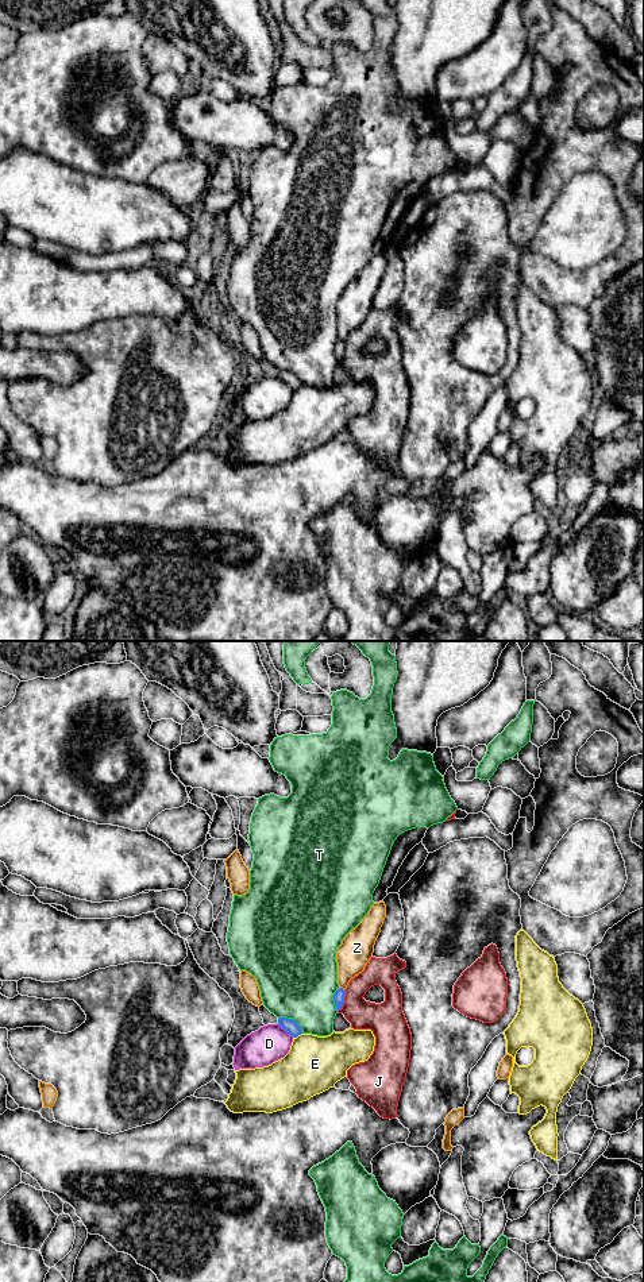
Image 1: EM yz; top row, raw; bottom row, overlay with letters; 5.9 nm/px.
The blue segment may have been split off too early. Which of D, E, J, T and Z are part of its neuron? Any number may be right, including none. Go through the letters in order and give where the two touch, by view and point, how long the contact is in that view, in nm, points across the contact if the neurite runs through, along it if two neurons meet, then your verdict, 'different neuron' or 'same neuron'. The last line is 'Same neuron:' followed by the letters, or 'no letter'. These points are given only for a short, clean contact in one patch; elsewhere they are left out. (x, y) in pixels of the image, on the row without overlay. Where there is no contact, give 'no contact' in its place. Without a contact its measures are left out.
D: meets blue in yz at (285, 382); contact 130 nm long; border along yz (277, 377), (293, 389); different neuron
E: meets blue in yz at (297, 387); contact 70 nm long; different neuron
J: meets blue in yz at (343, 352); contact 140 nm long; border along yz (346, 342), (343, 358), (338, 363); different neuron
T: meets blue in yz at (292, 371); contact 190 nm long; different neuron
Z: meets blue in yz at (342, 340); contact 40 nm long; different neuron
Same neuron: no letter

